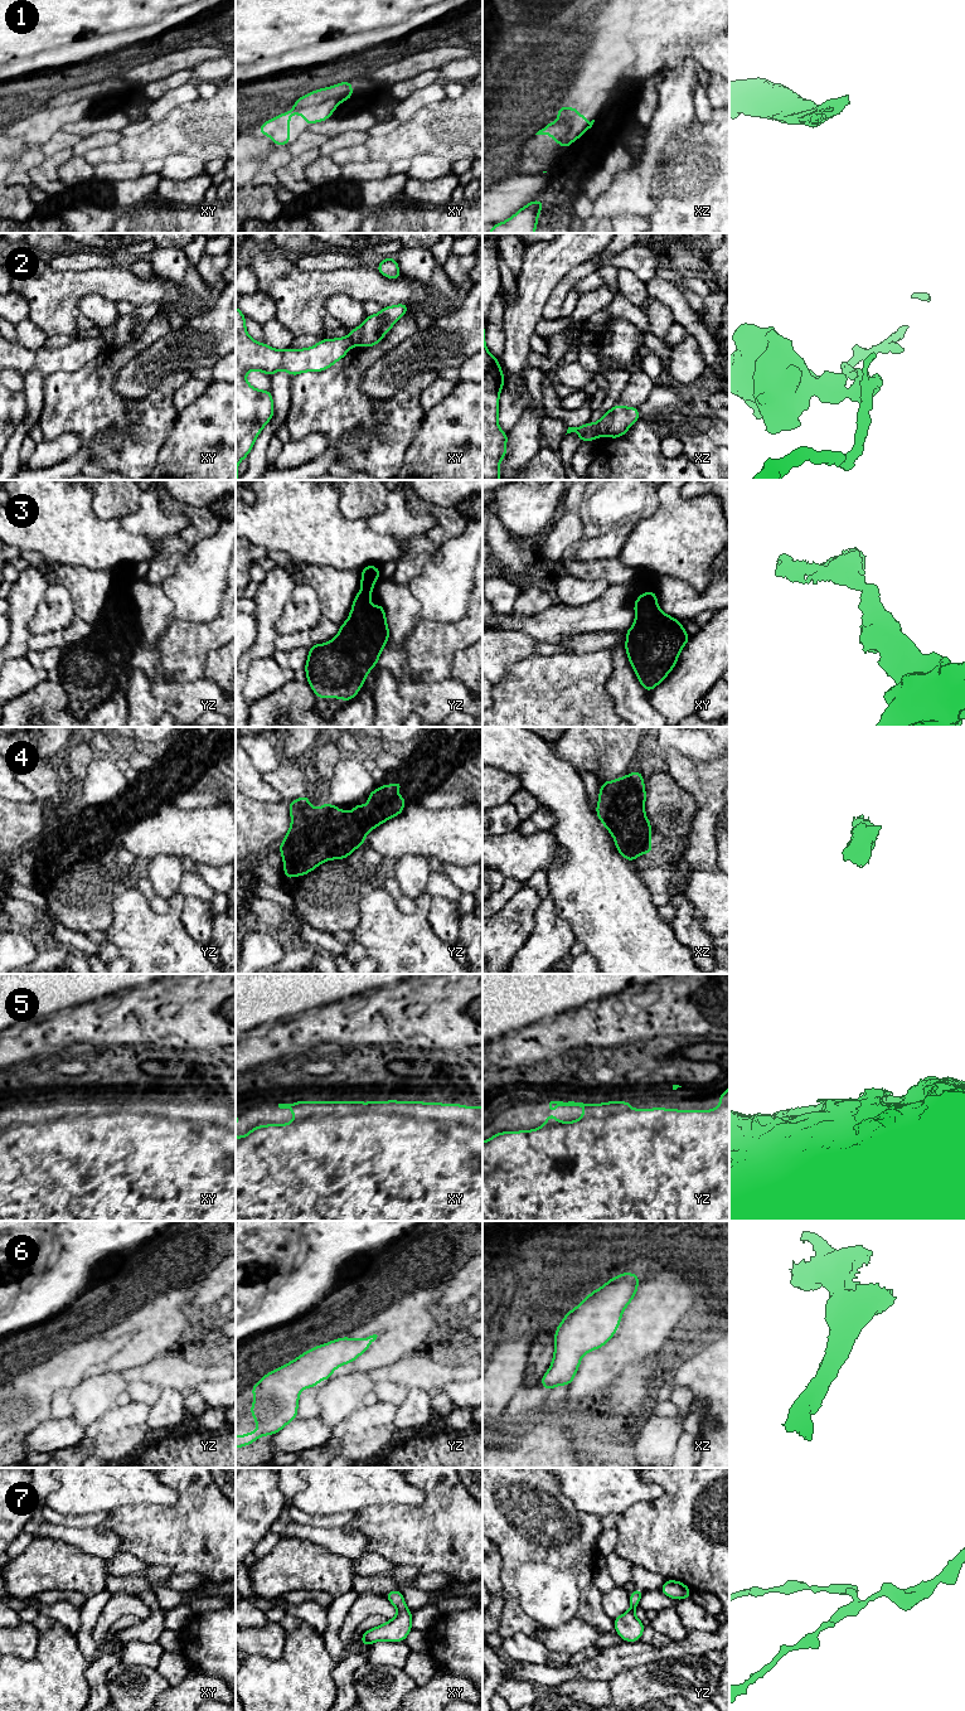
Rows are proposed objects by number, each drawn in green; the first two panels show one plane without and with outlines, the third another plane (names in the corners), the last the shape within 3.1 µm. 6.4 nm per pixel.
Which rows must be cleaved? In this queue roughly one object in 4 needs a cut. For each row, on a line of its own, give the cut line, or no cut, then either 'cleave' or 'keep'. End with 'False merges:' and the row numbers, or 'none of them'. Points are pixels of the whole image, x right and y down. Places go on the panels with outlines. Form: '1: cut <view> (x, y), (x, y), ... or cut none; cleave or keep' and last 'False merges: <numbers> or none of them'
1: cut xy (339, 102), (325, 100), (320, 103), (294, 108); cleave
2: cut xz (595, 423), (599, 435); cleave
3: cut none; keep
4: cut none; keep
5: cut none; keep
6: cut none; keep
7: cut none; keep
False merges: 1, 2

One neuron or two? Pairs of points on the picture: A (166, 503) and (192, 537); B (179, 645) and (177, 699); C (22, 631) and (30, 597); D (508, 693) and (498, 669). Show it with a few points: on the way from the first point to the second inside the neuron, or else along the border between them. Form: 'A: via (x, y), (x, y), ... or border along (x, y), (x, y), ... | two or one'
A: via (178, 507), (183, 508), (192, 517), (192, 526) | one
B: border along (203, 675), (193, 680), (165, 680), (160, 678) | two
C: via (22, 623), (23, 606) | one
D: border along (523, 659), (513, 663), (495, 684) | two

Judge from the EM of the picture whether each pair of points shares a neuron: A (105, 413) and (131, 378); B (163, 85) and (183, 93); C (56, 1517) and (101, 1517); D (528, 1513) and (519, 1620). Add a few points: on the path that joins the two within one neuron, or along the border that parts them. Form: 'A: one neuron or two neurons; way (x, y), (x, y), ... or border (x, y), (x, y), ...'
A: two neurons; border (126, 364), (117, 373), (114, 389), (139, 401)
B: two neurons; border (174, 88), (151, 102)
C: one neuron; way (67, 1520), (90, 1520)
D: one neuron; way (518, 1540), (509, 1567), (509, 1594)

